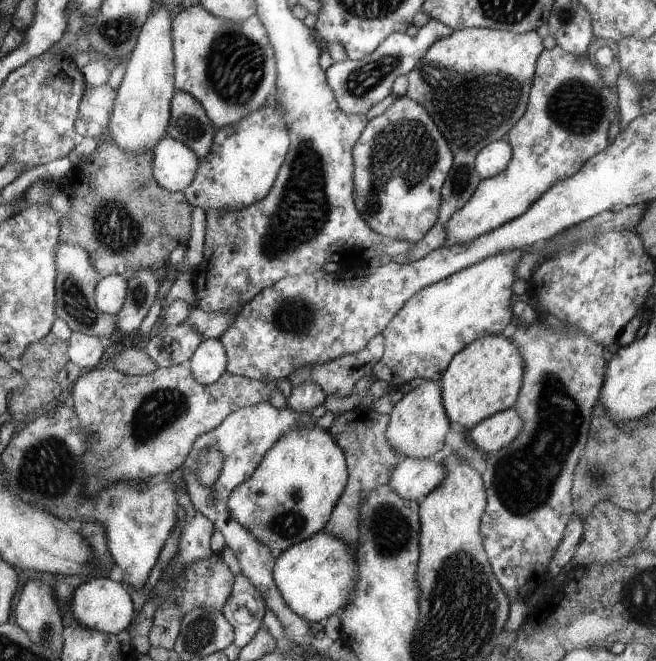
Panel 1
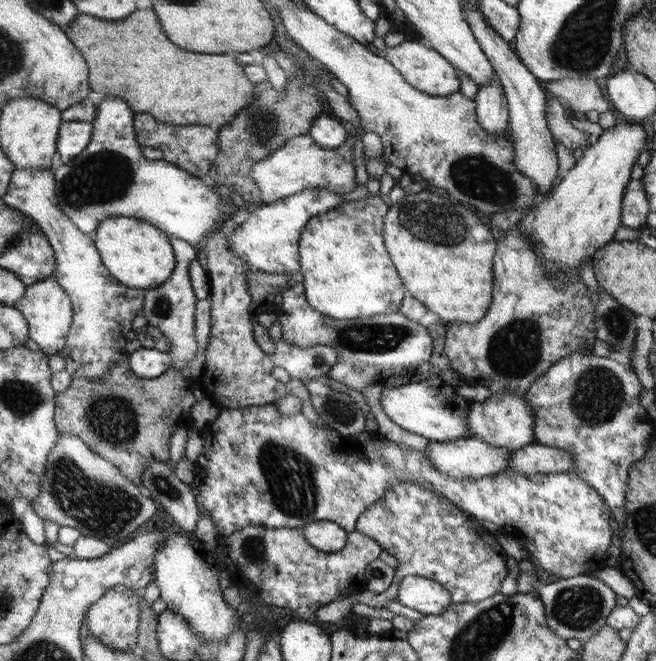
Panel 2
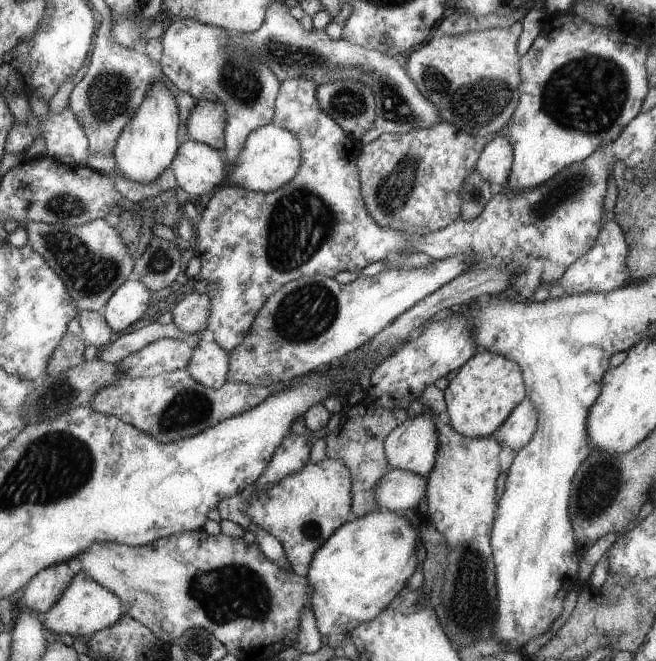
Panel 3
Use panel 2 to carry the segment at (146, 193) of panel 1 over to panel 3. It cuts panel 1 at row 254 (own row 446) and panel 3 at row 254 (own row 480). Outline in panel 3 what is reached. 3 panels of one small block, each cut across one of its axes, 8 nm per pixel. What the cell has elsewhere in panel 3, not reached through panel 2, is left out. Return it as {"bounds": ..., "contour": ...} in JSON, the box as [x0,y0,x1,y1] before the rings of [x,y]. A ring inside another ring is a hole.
{"bounds":[116,190,185,259],"contour":[[[174,190],[162,191],[157,196],[152,195],[145,201],[138,202],[135,211],[125,209],[124,211],[117,211],[122,219],[116,228],[136,259],[144,254],[146,247],[155,237],[152,233],[154,222],[172,228],[172,224],[183,218],[185,214],[183,210],[180,210]]]}

